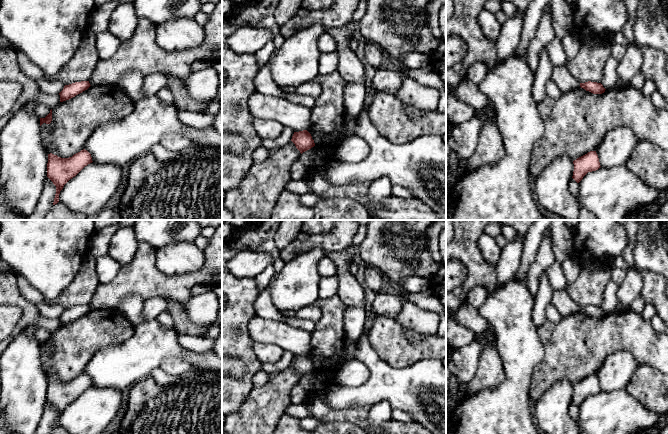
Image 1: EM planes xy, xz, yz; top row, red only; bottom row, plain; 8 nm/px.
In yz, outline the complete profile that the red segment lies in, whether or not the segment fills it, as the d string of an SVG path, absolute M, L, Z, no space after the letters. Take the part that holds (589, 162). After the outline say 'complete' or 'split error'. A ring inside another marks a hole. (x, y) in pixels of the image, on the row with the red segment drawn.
M590 151L577 158L573 161L573 164L574 171L572 178L577 183L579 183L588 172L596 171L601 167L596 151Z; complete

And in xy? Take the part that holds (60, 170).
M85 149L69 158L61 158L52 153L48 154L47 177L56 186L53 205L59 202L59 194L64 185L92 162L91 154Z; complete

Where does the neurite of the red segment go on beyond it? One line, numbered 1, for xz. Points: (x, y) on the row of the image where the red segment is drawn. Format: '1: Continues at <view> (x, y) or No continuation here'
1: No continuation here

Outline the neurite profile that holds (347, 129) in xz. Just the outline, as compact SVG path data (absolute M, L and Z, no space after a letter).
M346 113L345 120L339 130L327 135L324 131L314 128L310 131L310 134L315 145L323 145L325 143L339 144L346 138L355 136L357 120L358 116L350 116Z

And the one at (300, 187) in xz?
M302 179L302 180L290 180L286 184L285 190L297 193L299 195L303 195L303 194L309 192L308 184L304 179Z

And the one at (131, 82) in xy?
M130 70L121 76L117 86L126 93L132 101L137 102L147 97L143 90L144 77L145 76L139 71Z

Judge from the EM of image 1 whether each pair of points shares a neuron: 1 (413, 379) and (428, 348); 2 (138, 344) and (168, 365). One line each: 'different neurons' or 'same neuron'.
1: different neurons
2: different neurons

